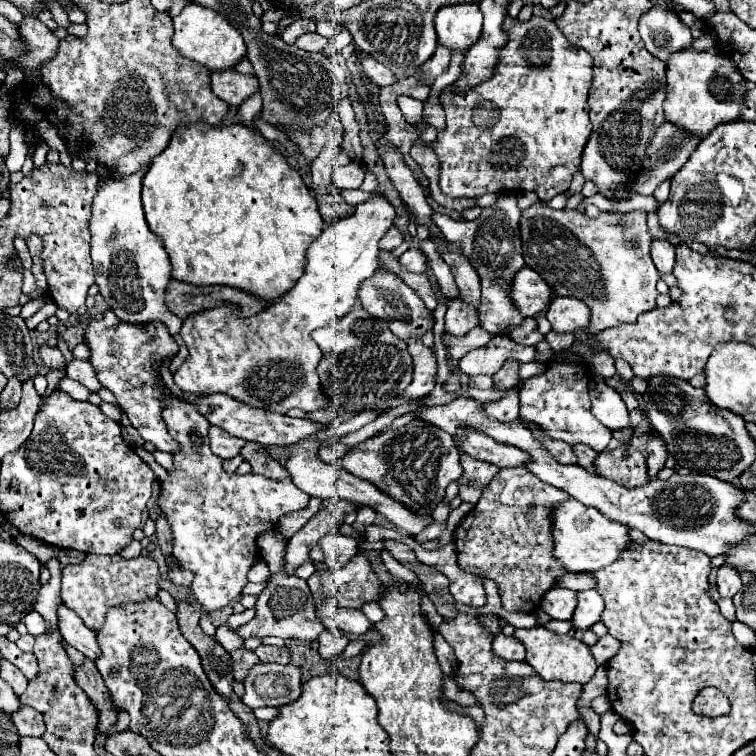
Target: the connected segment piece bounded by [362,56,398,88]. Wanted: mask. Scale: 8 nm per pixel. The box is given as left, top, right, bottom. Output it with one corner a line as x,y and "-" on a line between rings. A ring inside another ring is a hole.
366,56
366,60
362,62
362,68
364,68
364,72
368,74
368,78
370,78
374,84
378,84
380,88
398,82
396,76
392,76
392,72
388,72
388,68
384,68
384,64
380,64
378,60
372,60
372,56

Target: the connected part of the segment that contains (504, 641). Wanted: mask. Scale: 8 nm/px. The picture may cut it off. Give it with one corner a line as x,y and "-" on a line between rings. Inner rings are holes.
498,634
492,642
492,654
500,656
502,660
524,660
526,650
524,644
520,644
514,636

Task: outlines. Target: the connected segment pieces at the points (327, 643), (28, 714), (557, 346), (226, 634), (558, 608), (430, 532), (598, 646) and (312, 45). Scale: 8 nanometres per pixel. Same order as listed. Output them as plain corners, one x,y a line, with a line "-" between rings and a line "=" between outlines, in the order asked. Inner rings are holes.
324,630
318,638
318,652
322,658
332,658
336,654
340,654
348,644
350,640
346,636
342,636
340,632
330,632
330,630
=
20,706
20,712
12,712
12,720
18,728
20,736
42,736
44,734
44,720
40,712
28,706
=
548,332
544,338
546,338
546,342
550,344
550,348
552,348
554,352
566,350
566,348
570,348
572,342
574,342
574,334
556,334
556,332
=
226,624
218,626
216,640
218,640
218,642
220,642
228,652
234,652
234,648
236,648
236,646
242,646
242,644
244,644
244,642
238,638
238,634
236,634
236,632
232,632
232,630
228,630
228,628
226,628
=
556,586
544,594
540,608
554,620
570,620
576,608
576,592
=
432,522
422,534
418,534
416,536
416,542
420,542
420,544
424,544
426,540
432,540
432,538
438,538
442,532
446,530
446,522
=
606,634
598,639
598,642
590,647
590,651
597,664
605,665
613,656
616,655
616,650
619,651
621,643
612,637
610,634
=
302,34
298,40
296,40
296,46
306,50
306,52
322,52
326,46
328,46
328,40
322,38
320,34

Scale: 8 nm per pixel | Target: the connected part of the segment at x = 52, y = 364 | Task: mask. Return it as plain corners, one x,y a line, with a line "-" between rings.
44,344
44,346
40,346
38,352
40,352
40,358
48,370
62,370
64,368
66,360
58,348
50,348

